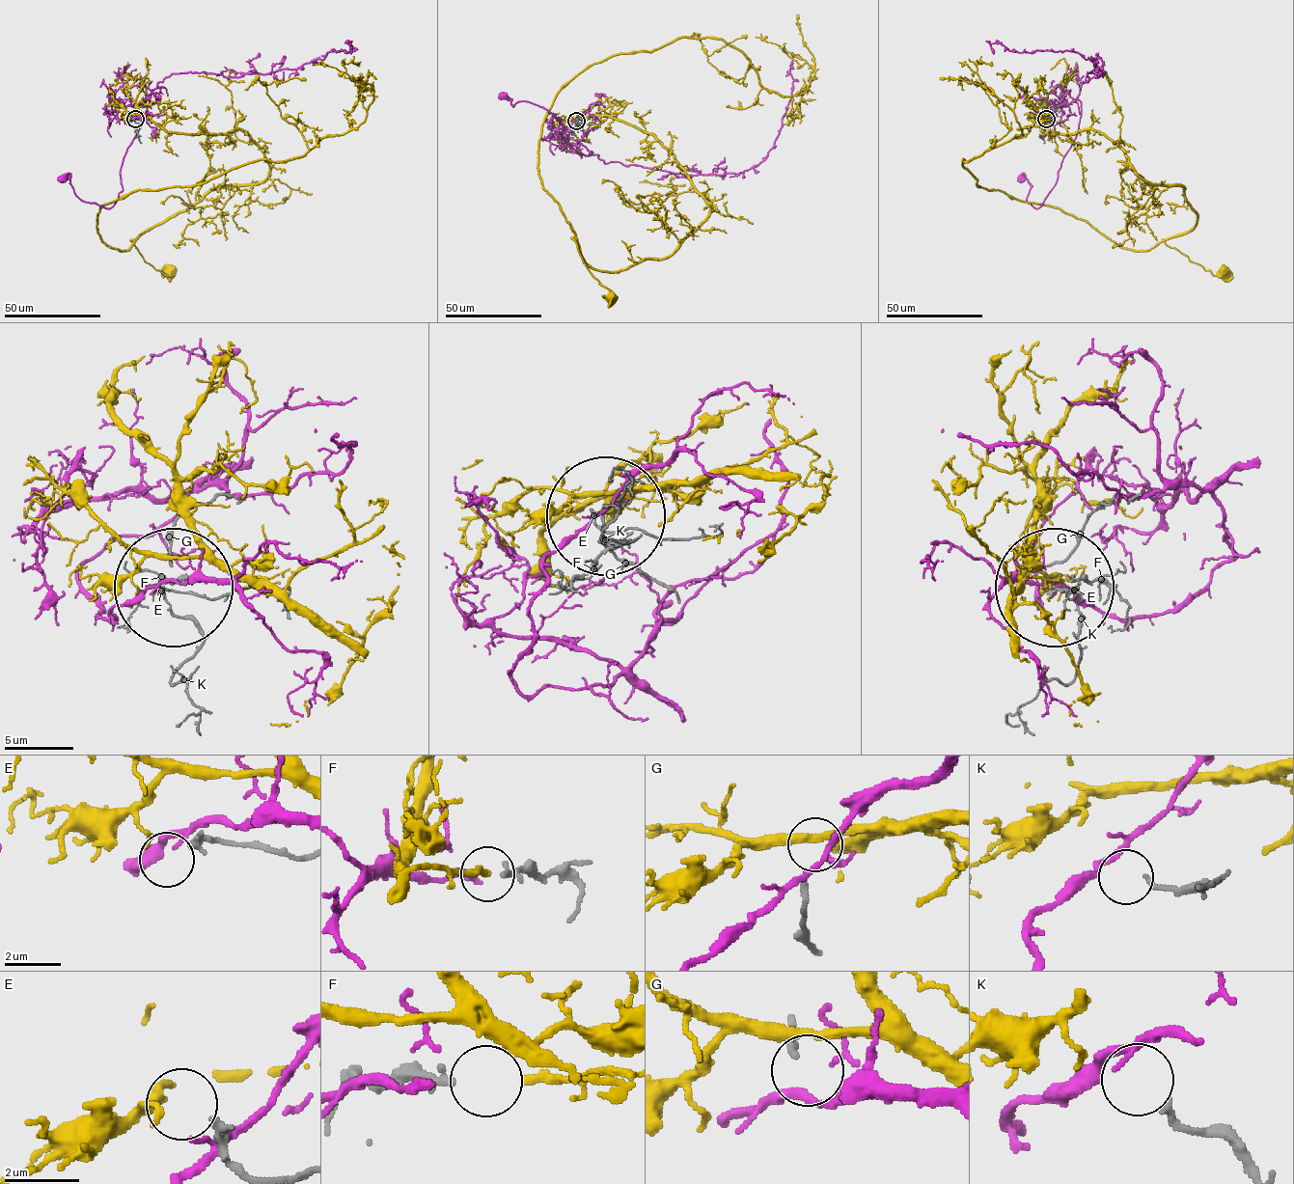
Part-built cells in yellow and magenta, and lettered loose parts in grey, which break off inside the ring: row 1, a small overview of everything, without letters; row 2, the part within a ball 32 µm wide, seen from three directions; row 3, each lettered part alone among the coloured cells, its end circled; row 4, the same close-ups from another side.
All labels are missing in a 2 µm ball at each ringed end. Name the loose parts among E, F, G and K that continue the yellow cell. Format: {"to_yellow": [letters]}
{"to_yellow": ["F"]}

